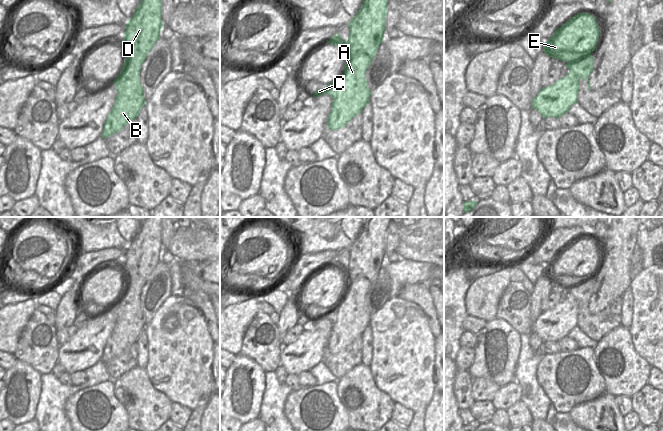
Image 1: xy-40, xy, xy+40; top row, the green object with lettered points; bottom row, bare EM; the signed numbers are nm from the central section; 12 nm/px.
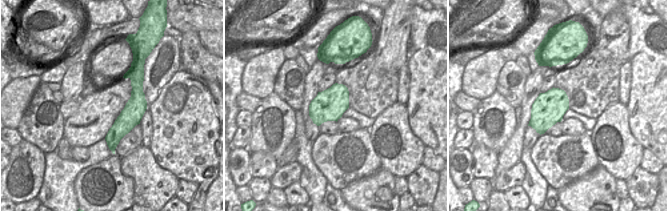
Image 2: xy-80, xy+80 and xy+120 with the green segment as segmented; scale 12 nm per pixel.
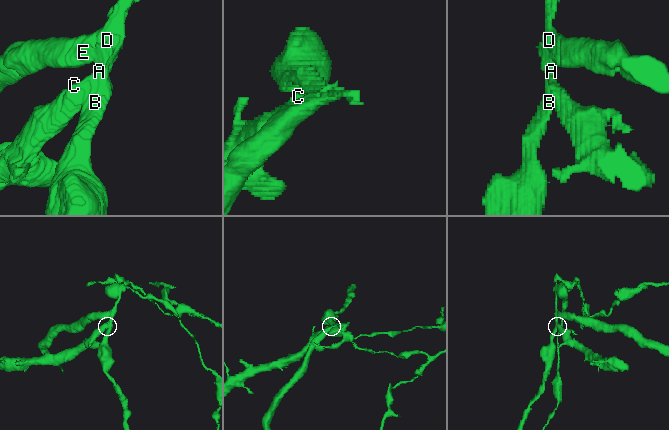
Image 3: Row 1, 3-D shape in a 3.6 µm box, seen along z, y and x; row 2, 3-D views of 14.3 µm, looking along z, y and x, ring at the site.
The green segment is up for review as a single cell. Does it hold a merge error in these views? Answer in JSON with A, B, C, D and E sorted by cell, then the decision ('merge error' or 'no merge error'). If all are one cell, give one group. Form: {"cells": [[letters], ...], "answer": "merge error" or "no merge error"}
{"cells": [["A", "B", "D", "E"], ["C"]], "answer": "merge error"}

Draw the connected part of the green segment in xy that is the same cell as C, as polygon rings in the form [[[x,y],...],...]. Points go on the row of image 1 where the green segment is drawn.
[[[341,75],[335,78],[330,84],[322,89],[316,90],[312,97],[322,96],[327,94],[333,98],[331,112],[328,117],[328,124],[332,123],[334,118],[337,118],[339,109],[344,106],[344,102],[348,98],[348,94],[345,92],[345,76]]]

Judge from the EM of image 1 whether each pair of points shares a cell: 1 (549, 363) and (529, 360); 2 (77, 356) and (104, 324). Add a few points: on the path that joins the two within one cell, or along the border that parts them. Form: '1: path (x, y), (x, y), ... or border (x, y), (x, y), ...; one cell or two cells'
1: border (544, 354), (536, 369), (536, 381), (540, 385); two cells
2: path (86, 352), (90, 349), (90, 339), (95, 333); one cell

